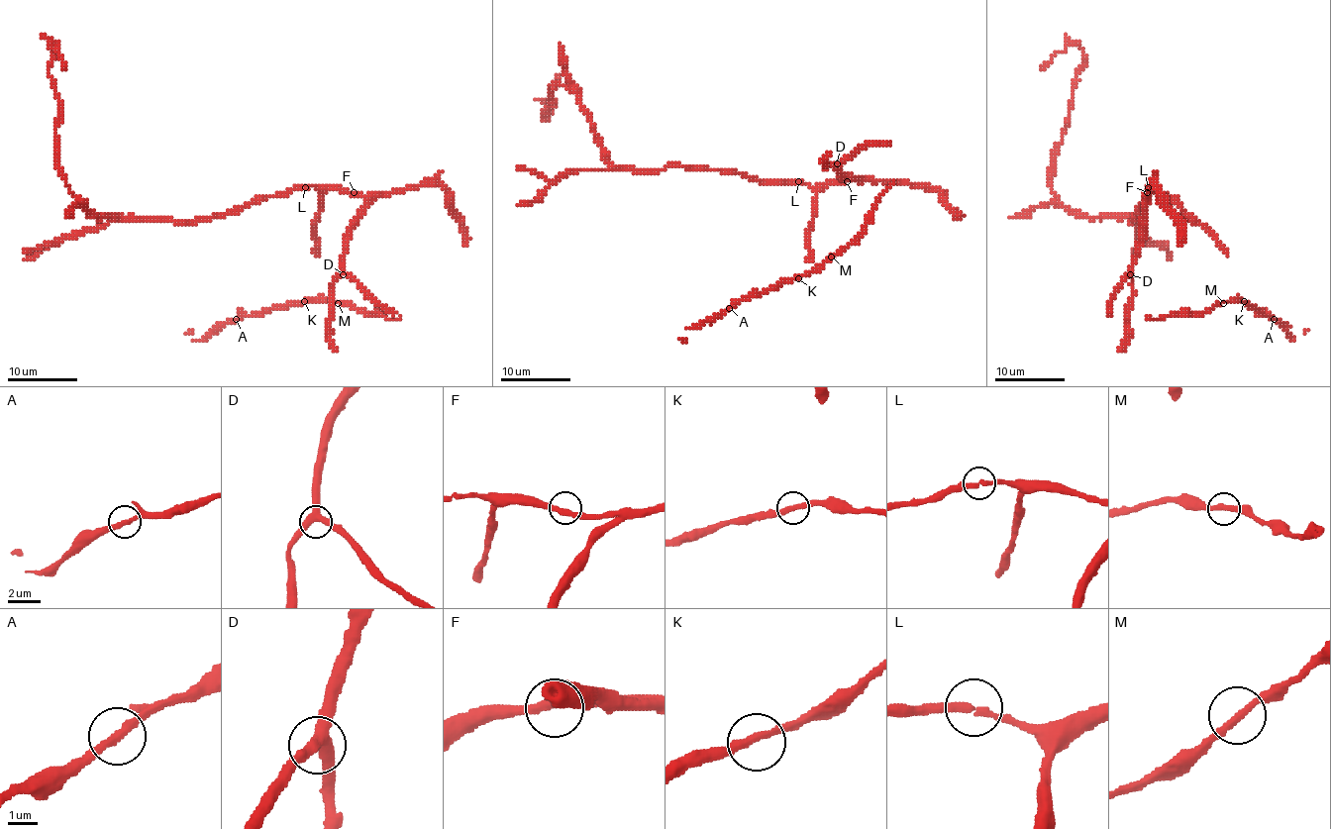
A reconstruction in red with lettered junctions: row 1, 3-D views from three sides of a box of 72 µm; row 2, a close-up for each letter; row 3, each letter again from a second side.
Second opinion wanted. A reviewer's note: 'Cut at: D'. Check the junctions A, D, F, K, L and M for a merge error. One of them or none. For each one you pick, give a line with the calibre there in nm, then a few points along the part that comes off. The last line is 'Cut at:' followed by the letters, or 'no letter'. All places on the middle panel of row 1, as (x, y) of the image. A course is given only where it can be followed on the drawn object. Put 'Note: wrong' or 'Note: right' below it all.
Cut at: no letter
Note: wrong

